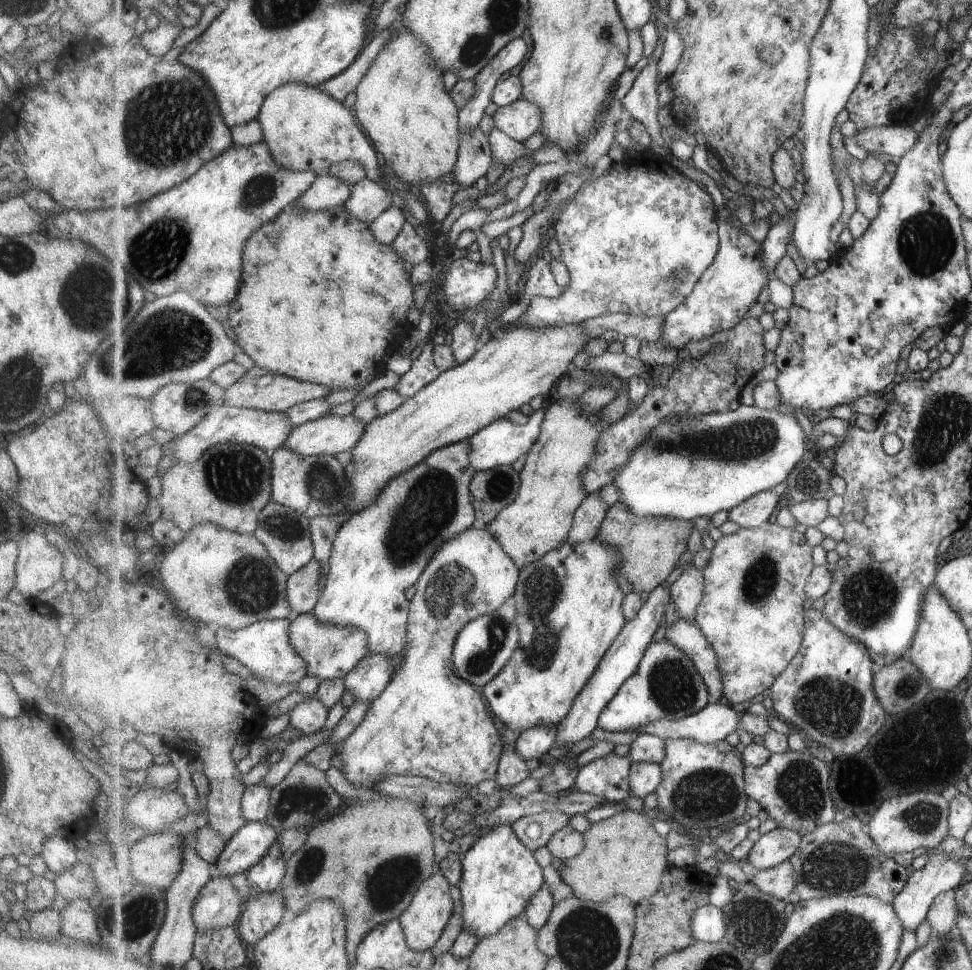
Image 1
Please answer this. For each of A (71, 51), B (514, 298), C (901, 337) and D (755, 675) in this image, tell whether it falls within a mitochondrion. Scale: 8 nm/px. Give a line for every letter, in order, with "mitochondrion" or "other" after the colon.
A: other
B: other
C: other
D: other

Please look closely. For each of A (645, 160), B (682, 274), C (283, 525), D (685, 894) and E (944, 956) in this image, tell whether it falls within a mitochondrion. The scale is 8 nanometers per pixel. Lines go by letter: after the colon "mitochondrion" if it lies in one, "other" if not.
A: other
B: mitochondrion
C: mitochondrion
D: other
E: mitochondrion

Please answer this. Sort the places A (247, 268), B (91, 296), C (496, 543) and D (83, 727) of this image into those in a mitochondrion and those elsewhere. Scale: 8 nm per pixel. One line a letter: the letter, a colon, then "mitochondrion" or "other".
A: other
B: mitochondrion
C: other
D: other

